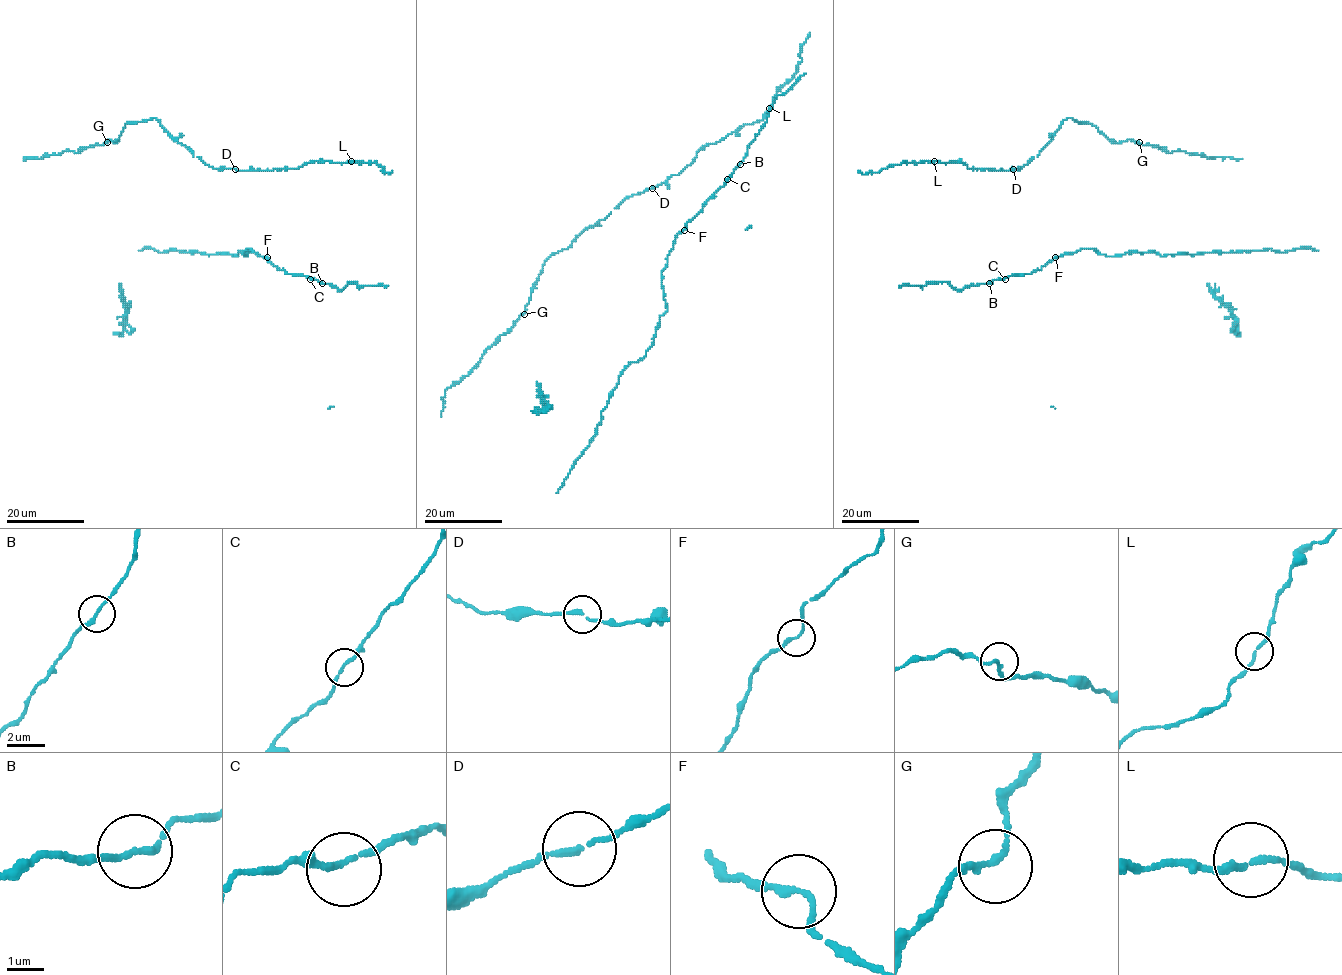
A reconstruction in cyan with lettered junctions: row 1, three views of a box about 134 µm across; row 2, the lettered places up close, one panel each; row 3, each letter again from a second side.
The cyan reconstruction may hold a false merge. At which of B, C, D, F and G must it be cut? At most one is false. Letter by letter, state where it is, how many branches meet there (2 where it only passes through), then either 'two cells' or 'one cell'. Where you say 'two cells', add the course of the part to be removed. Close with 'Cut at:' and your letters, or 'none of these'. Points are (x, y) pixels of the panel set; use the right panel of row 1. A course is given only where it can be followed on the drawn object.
B: place (989, 283); branches 2; one cell
C: place (1005, 279); branches 2; one cell
D: place (1013, 169); branches 2; one cell
F: place (1055, 257); branches 2; one cell
G: place (1139, 142); branches 2; one cell
Cut at: none of these

